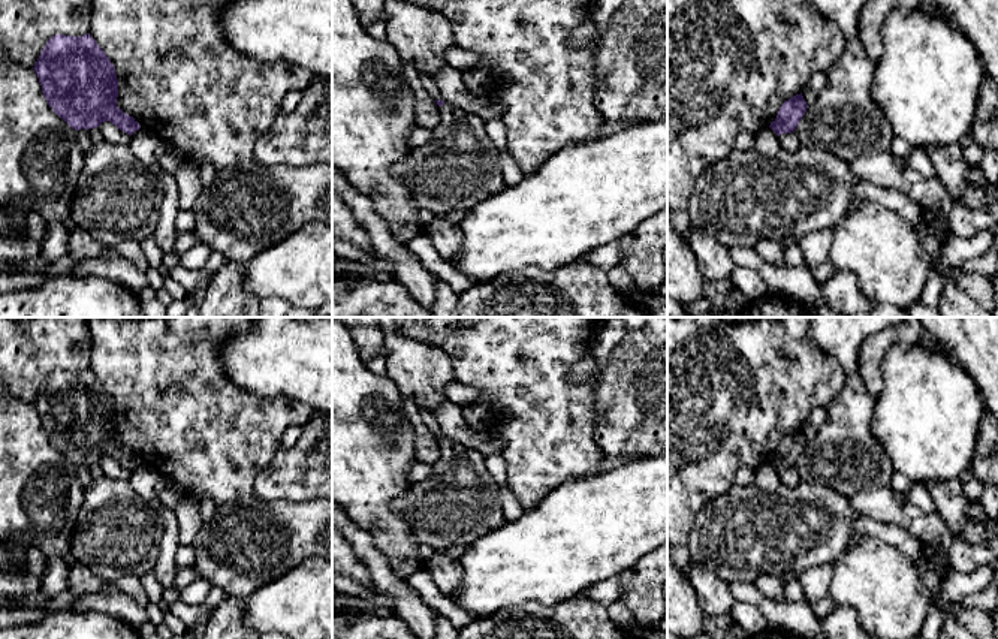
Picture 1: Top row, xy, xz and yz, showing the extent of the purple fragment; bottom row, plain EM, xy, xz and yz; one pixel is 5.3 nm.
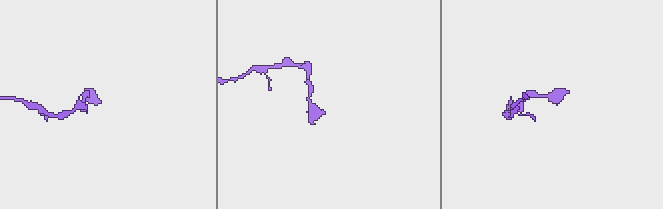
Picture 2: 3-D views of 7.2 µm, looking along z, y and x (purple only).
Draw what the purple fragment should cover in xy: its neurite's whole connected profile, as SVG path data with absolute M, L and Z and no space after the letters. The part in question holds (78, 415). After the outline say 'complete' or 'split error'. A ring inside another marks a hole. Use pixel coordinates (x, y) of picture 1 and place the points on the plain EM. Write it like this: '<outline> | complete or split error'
M90 368L52 371L33 404L48 440L72 464L88 465L105 456L130 471L141 464L117 441L115 403Z | complete

